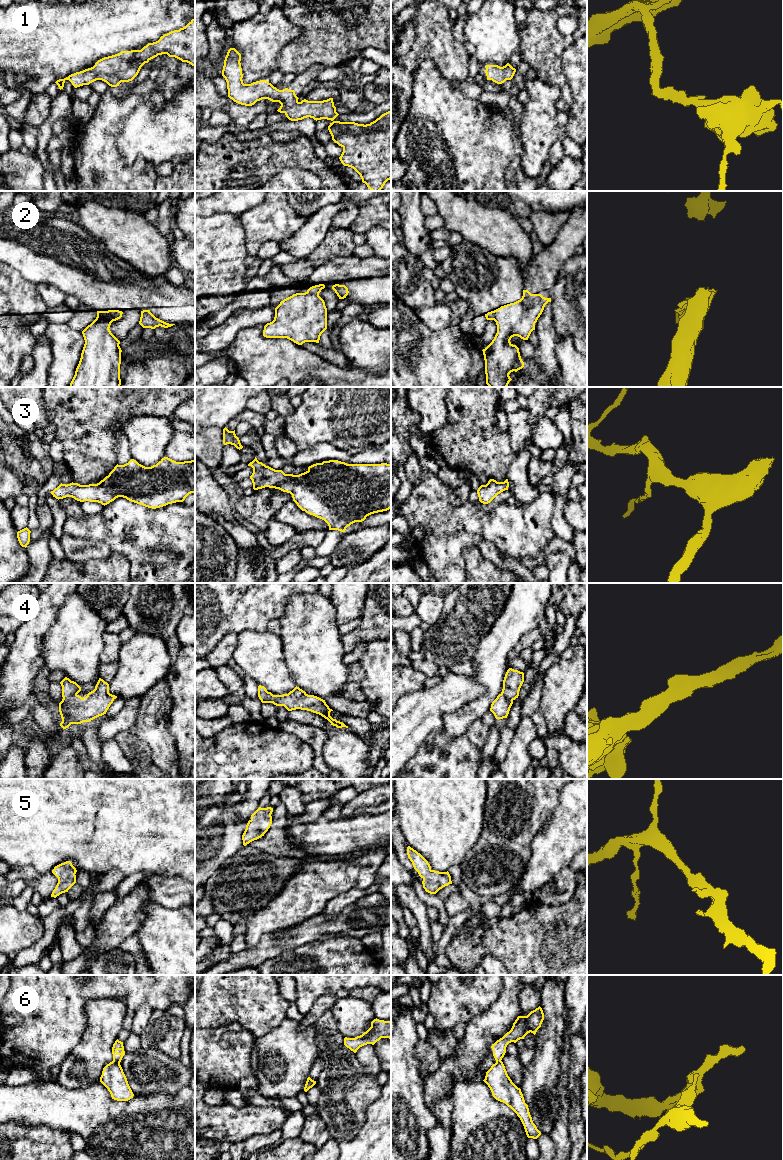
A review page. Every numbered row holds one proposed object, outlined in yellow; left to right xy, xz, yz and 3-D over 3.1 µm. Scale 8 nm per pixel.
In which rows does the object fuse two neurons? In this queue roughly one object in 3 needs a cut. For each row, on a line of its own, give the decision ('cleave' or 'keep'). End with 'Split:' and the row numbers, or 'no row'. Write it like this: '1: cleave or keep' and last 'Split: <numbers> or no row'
1: keep
2: cleave
3: keep
4: keep
5: keep
6: cleave
Split: 2, 6

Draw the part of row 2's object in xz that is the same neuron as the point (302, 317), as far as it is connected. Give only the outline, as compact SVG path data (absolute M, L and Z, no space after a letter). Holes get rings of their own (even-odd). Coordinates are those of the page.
M296 293L284 299L275 308L274 320L264 326L266 338L287 338L298 345L305 342L319 343L321 334L327 329L327 308L317 294Z

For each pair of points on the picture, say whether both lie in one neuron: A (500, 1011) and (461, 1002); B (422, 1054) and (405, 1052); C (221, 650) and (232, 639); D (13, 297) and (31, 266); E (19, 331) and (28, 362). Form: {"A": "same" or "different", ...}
{"A": "different", "B": "different", "C": "same", "D": "different", "E": "different"}

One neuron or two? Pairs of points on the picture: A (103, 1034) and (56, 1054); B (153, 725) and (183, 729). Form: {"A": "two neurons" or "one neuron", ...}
{"A": "two neurons", "B": "two neurons"}

